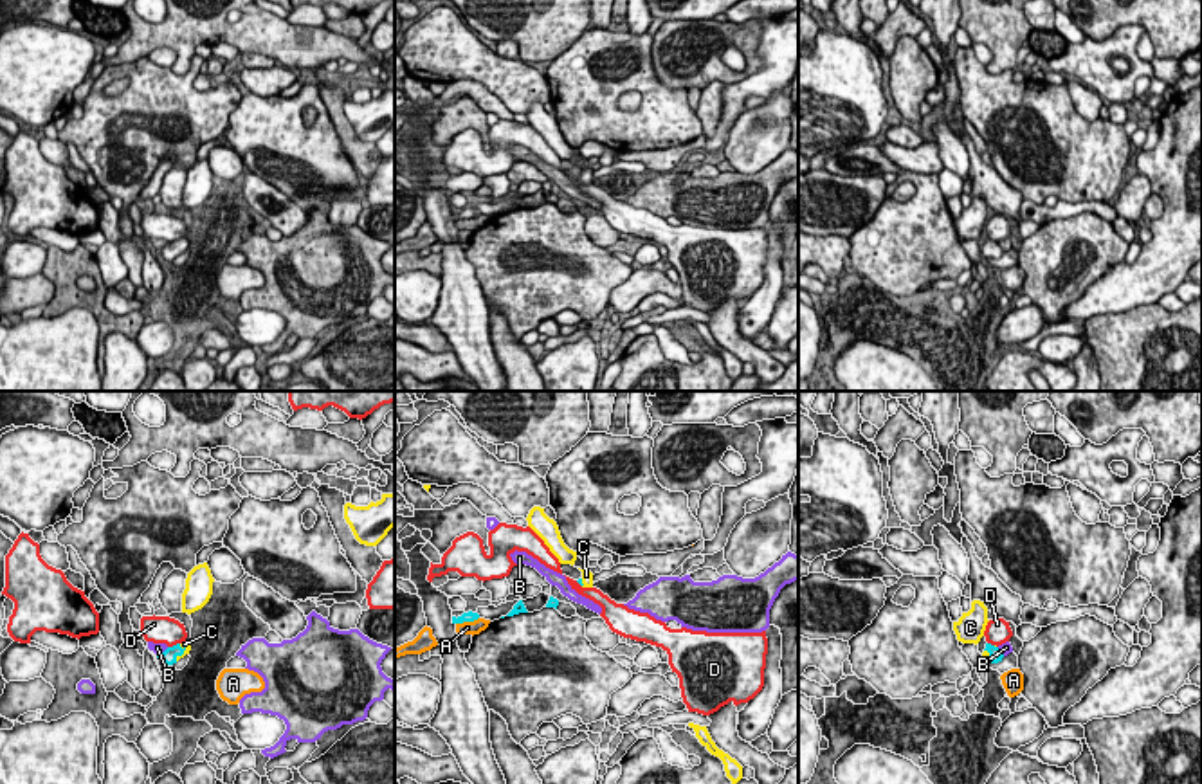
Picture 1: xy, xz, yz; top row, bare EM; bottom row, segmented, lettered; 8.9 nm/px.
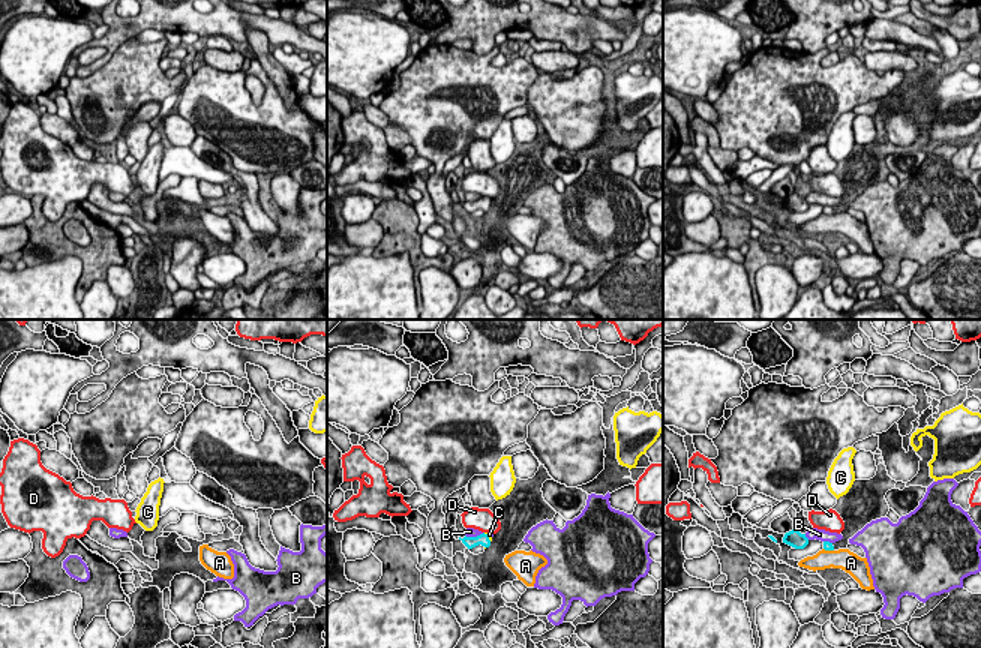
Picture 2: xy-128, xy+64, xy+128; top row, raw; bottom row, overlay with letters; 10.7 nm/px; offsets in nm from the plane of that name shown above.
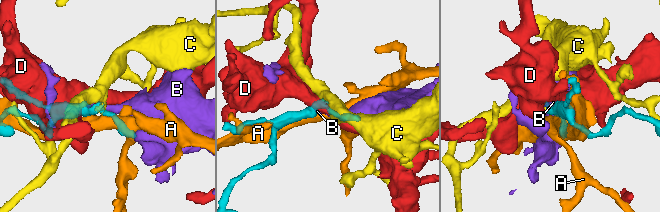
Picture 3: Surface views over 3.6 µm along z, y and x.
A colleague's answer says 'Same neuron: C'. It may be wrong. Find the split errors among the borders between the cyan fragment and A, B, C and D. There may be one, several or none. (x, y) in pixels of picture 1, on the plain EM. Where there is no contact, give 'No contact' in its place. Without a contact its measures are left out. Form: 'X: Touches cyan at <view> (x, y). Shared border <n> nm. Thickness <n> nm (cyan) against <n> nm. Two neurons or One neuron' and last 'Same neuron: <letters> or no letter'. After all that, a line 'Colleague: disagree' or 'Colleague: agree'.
A: Touches cyan at xz (467, 217). Shared border 220 nm. Thickness 100 nm (cyan) against 130 nm. Two neurons
B: Touches cyan at xy (164, 247). Shared border 140 nm. Thickness 140 nm (cyan) against 100 nm. Two neurons
C: Touches cyan at xy (182, 249). Shared border 170 nm. Thickness 140 nm (cyan) against 60 nm. One neuron
D: Touches cyan at xy (173, 242). Shared border 120 nm. Thickness 140 nm (cyan) against 260 nm. Two neurons
Same neuron: C
Colleague: agree

